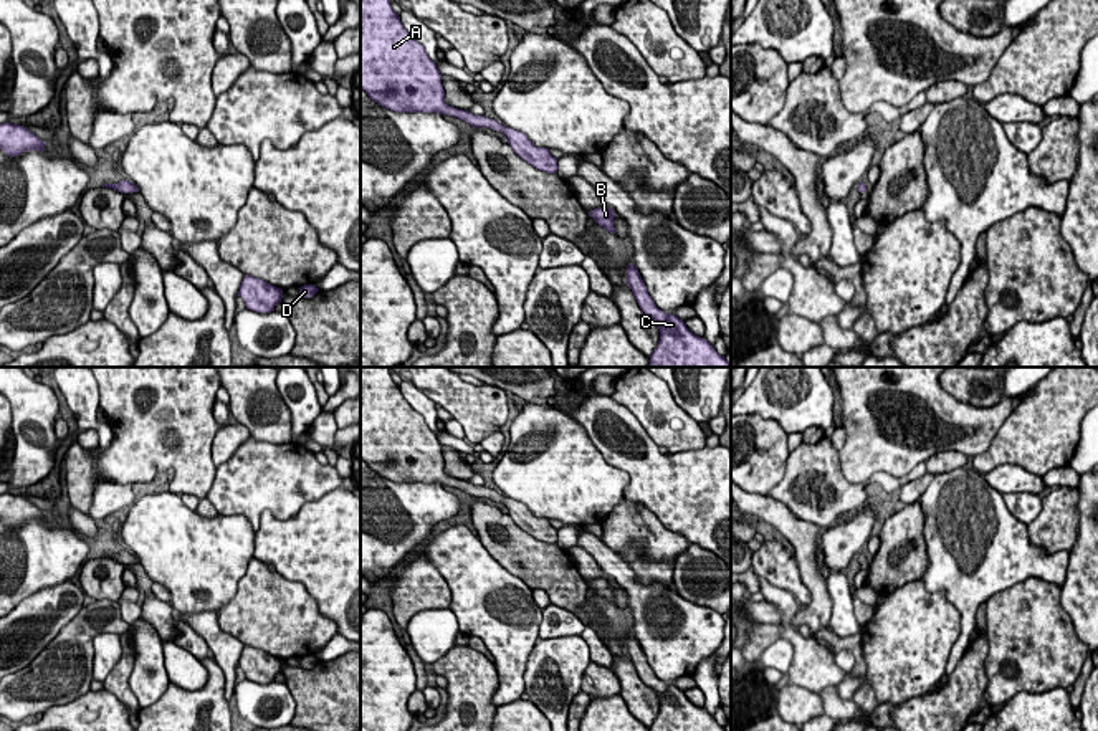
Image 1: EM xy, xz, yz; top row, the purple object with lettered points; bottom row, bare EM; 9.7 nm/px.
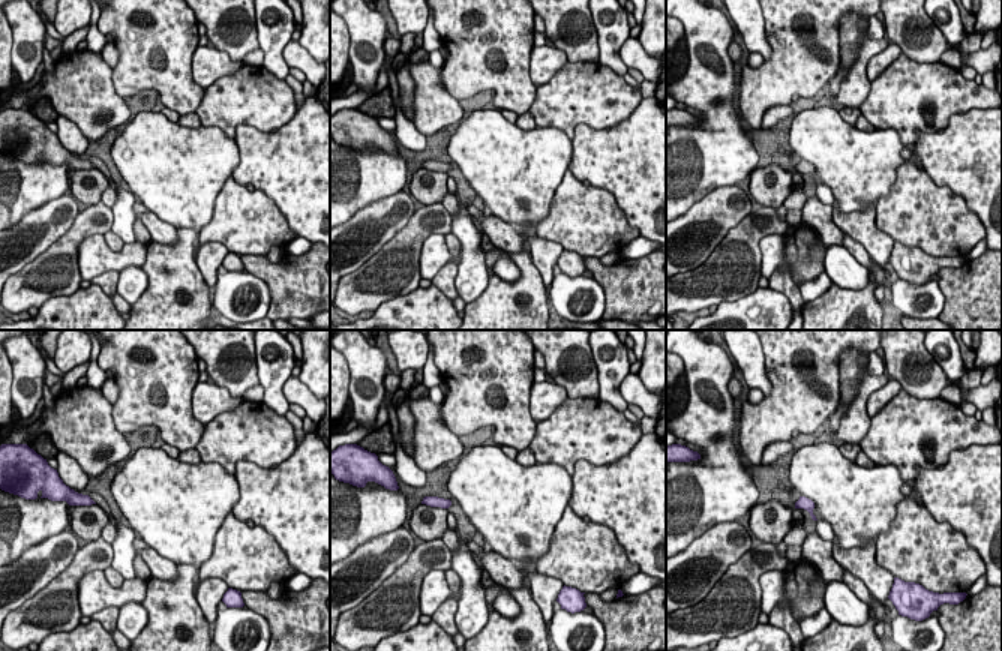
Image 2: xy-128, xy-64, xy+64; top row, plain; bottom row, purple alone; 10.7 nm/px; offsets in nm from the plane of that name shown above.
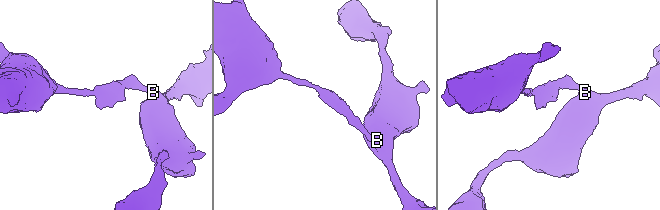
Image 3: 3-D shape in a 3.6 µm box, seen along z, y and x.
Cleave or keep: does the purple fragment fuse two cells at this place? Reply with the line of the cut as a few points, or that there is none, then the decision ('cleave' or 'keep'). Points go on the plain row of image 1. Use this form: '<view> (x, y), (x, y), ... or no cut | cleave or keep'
no cut | keep

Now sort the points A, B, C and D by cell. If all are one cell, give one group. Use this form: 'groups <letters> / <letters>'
groups A B C D

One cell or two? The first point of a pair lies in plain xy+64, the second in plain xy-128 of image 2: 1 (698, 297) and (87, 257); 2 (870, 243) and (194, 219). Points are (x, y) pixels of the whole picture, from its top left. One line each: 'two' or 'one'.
1: two
2: two

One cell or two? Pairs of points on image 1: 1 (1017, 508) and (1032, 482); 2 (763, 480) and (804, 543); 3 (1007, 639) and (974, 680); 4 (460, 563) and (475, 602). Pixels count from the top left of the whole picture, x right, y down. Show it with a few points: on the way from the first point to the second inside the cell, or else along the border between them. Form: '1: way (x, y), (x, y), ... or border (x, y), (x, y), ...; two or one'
1: border (1037, 493), (1002, 495); two
2: border (748, 492), (768, 495); two
3: border (986, 625), (986, 690), (981, 697); two
4: way (470, 573), (475, 578), (475, 592); one

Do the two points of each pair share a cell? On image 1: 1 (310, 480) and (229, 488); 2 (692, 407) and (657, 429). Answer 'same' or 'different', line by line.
1: same
2: different

